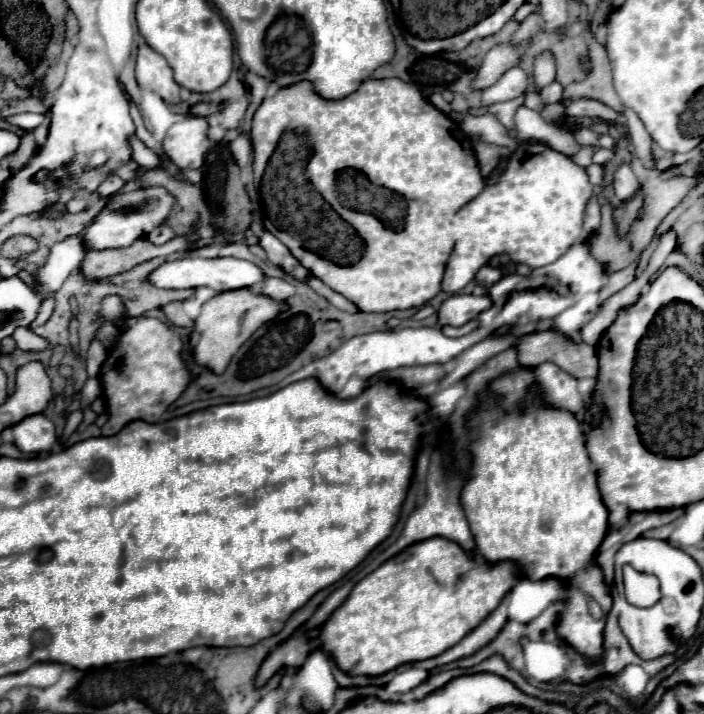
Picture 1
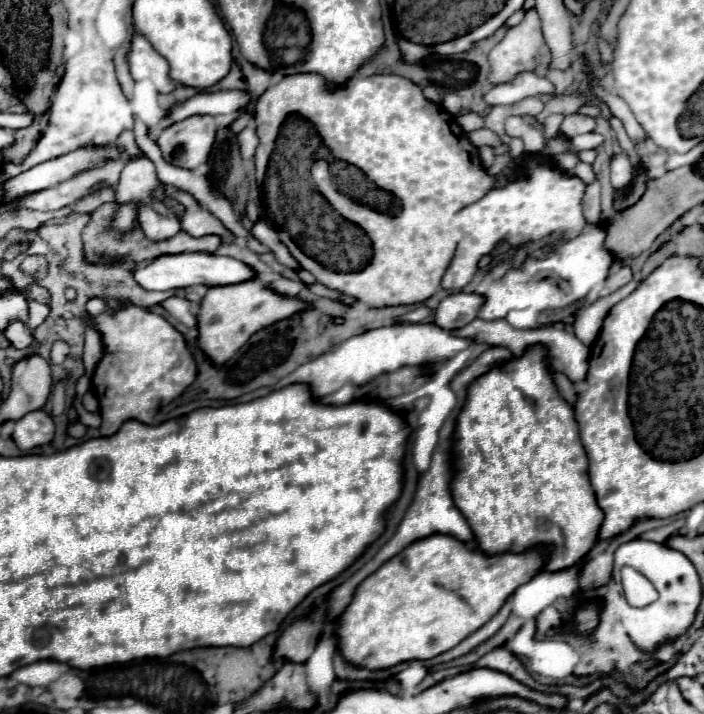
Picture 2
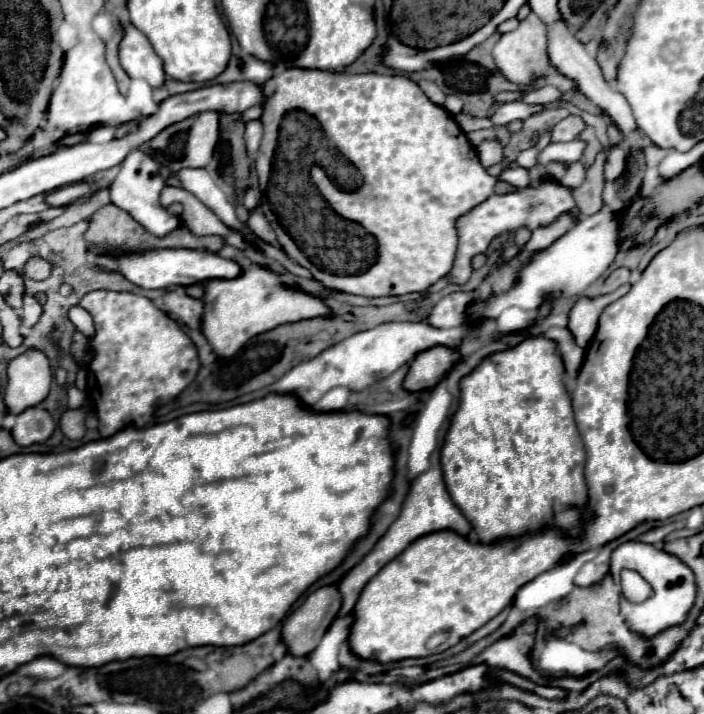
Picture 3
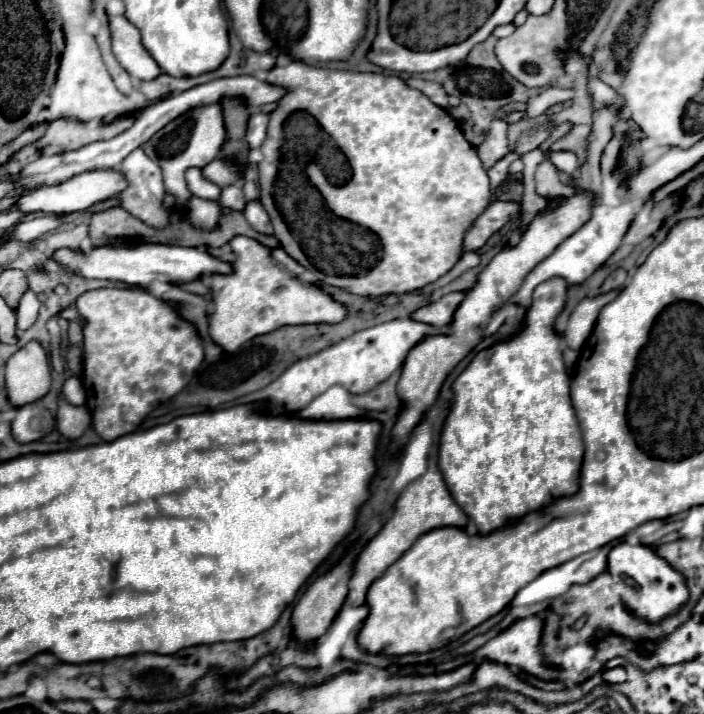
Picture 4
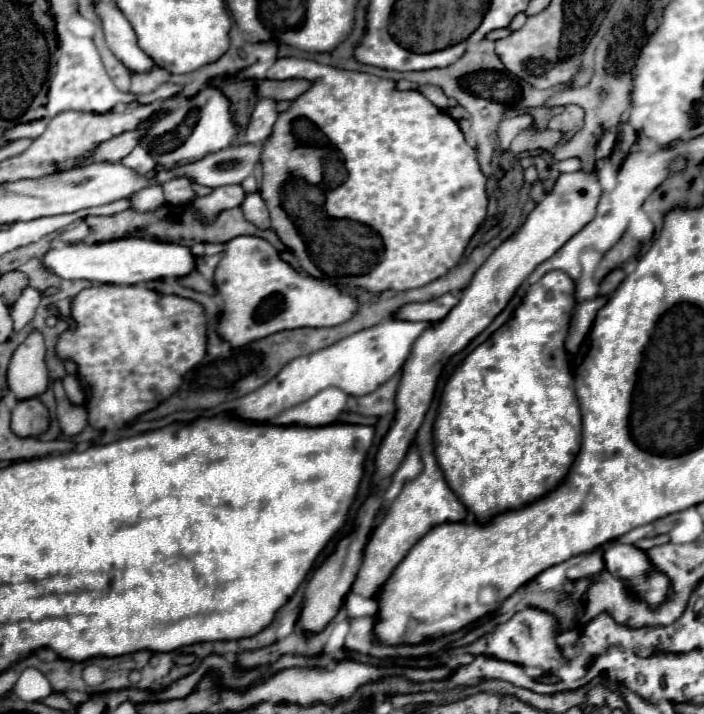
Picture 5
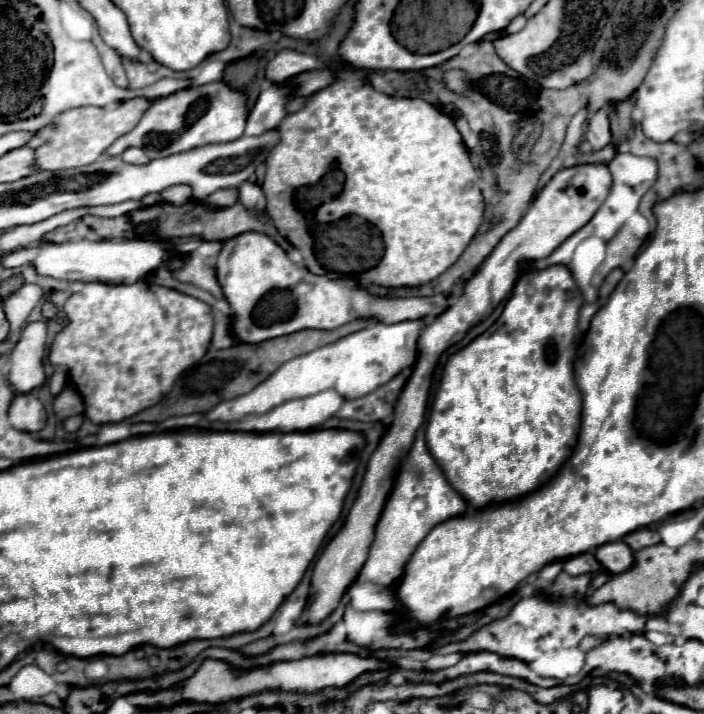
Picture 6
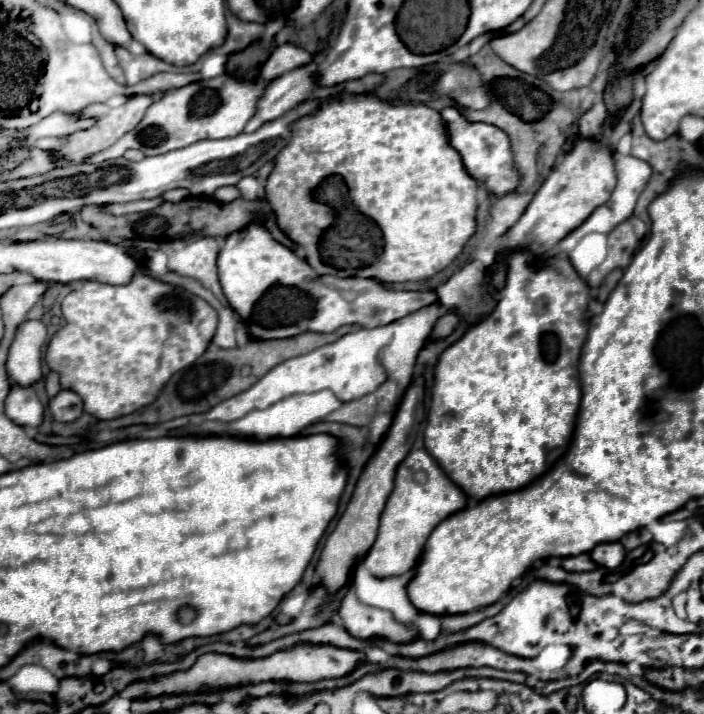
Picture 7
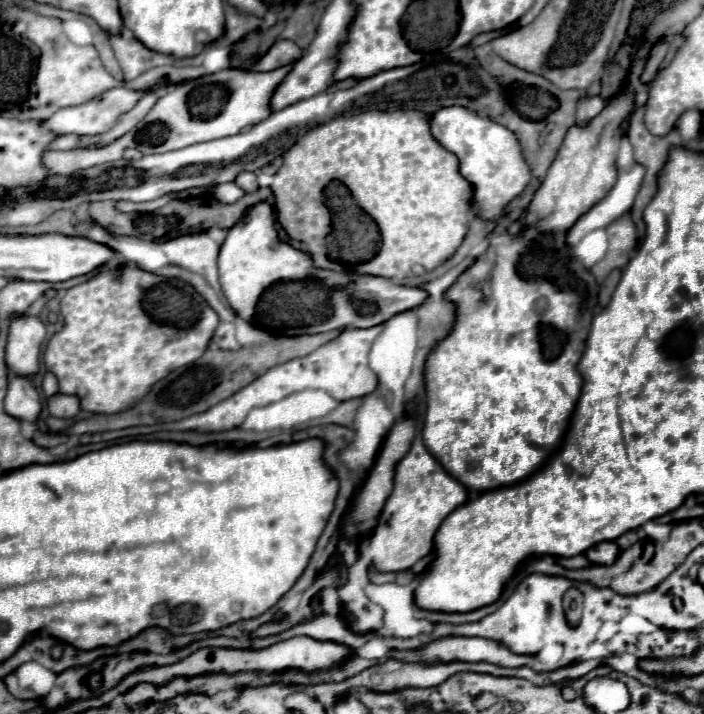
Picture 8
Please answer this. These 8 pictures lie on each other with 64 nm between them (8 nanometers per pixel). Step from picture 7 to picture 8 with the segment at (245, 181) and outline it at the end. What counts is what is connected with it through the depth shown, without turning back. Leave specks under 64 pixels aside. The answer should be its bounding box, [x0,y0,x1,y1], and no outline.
[236,172,260,194]

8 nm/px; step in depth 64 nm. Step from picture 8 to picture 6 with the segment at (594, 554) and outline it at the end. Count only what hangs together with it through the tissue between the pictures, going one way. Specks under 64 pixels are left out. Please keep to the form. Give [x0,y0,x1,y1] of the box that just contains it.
[596,540,634,574]

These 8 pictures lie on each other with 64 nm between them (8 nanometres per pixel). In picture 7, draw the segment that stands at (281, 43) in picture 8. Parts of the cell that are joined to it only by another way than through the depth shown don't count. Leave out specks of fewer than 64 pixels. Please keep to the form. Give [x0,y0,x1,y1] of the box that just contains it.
[260,44,312,80]

